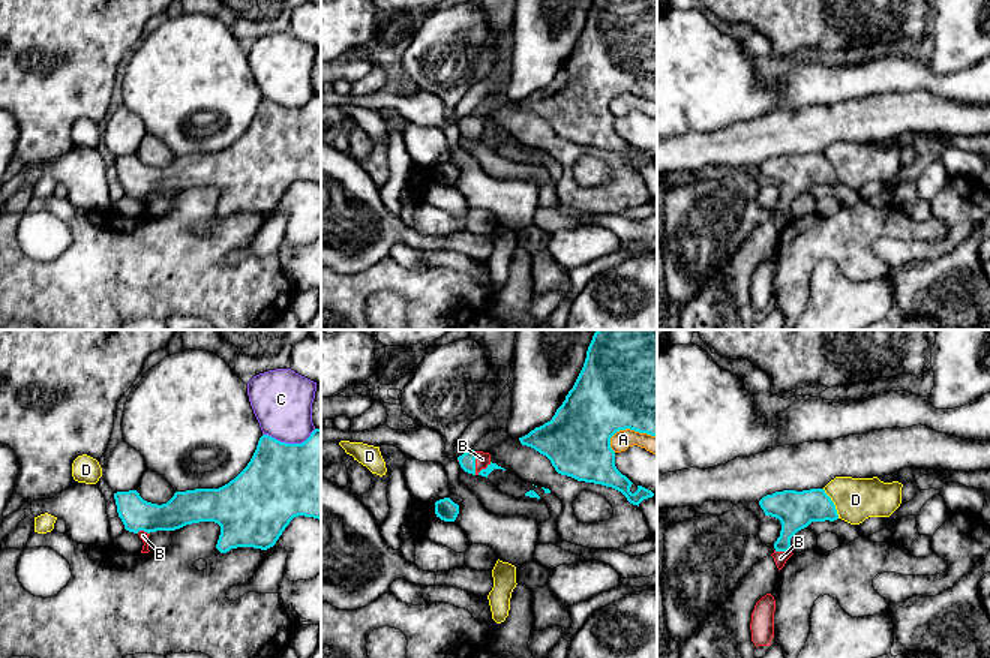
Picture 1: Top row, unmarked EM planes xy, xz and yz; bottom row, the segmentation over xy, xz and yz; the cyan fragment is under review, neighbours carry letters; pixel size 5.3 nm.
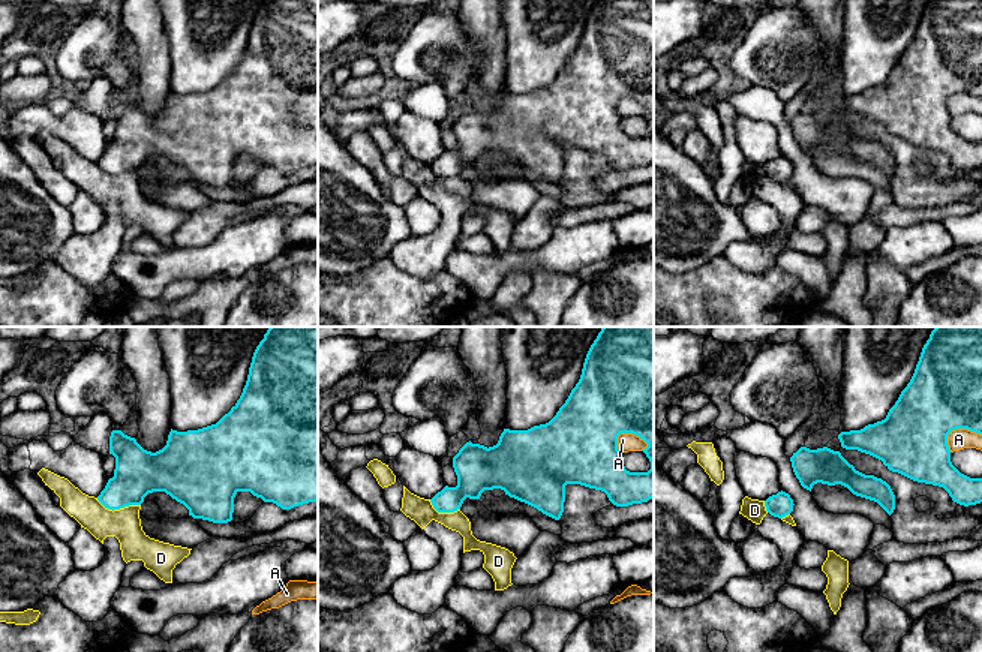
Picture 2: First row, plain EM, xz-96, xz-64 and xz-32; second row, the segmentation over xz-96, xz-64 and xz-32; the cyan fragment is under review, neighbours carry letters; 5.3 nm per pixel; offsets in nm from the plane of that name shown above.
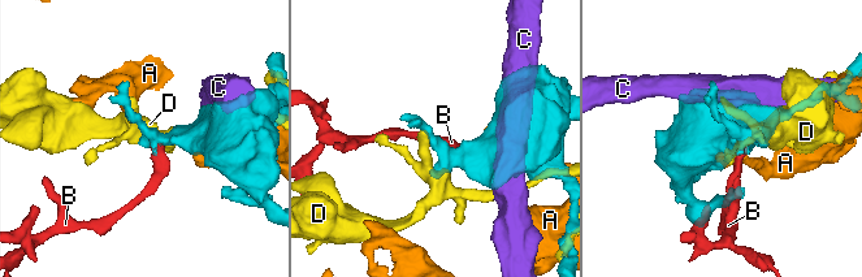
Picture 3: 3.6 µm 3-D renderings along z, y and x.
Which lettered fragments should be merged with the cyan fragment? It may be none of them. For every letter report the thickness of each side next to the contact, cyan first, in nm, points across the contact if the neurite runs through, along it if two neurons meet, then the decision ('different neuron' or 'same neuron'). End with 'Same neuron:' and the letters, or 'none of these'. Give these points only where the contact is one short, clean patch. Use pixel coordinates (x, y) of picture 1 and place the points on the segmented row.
A: calibres 500 and 100 nm; different neuron
B: calibres 90 and 80 nm; way xz (467, 460), (474, 463), (482, 459); same neuron
C: calibres 420 and 320 nm; different neuron
D: calibres 200 and 240 nm; different neuron
Same neuron: B

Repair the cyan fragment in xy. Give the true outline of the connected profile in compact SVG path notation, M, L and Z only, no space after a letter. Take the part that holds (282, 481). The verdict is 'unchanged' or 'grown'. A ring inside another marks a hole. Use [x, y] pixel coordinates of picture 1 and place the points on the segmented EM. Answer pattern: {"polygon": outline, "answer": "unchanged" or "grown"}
{"polygon": "M315 429L302 444L280 442L262 435L248 466L219 489L176 492L162 505L144 501L136 490L114 493L118 517L124 529L138 534L148 553L148 535L176 531L186 525L214 522L220 526L216 549L226 553L237 547L267 550L276 544L294 517L321 520L321 429Z", "answer": "grown"}

